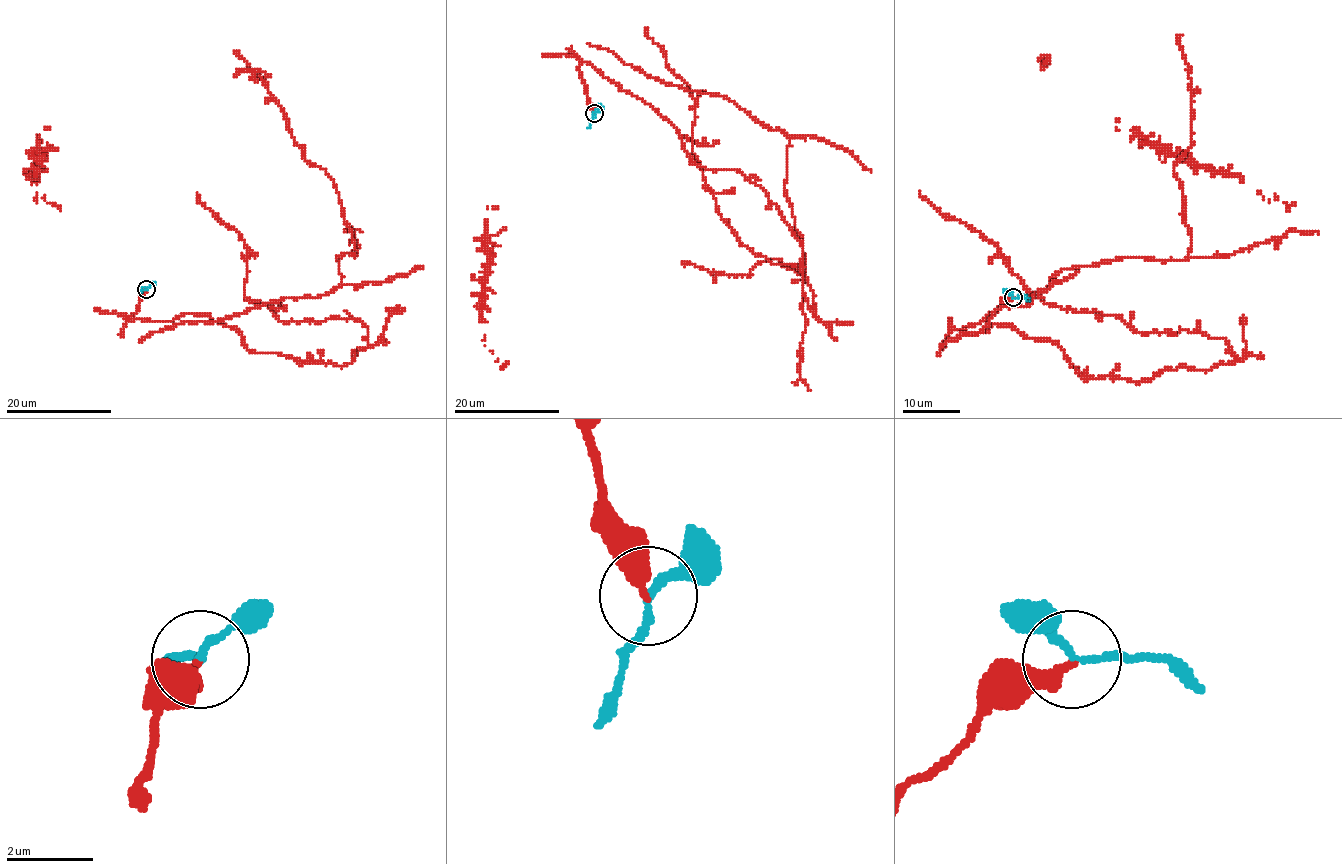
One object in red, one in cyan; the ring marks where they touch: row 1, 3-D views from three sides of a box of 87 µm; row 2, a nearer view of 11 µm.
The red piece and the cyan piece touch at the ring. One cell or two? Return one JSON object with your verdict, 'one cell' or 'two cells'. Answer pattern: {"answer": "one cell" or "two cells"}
{"answer": "one cell"}

